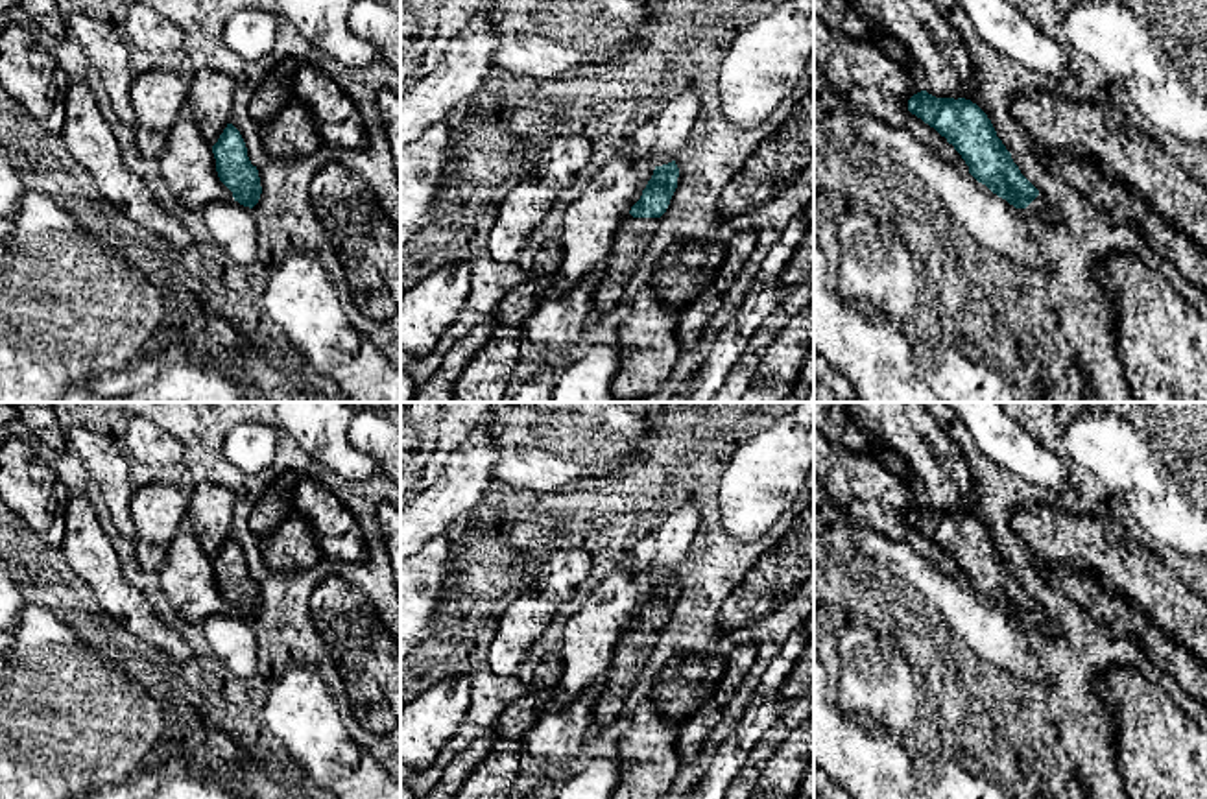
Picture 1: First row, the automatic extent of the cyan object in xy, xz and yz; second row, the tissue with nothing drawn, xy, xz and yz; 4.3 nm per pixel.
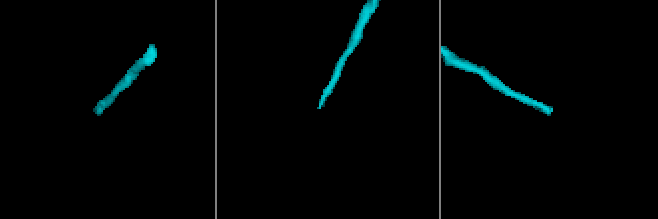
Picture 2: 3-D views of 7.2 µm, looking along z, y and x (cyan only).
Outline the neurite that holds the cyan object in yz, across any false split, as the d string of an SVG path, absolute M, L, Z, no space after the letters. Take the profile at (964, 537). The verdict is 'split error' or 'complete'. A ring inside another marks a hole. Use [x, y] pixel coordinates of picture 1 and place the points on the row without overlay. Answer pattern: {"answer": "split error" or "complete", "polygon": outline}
{"answer": "split error", "polygon": "M926 504L908 513L908 524L934 541L962 568L969 587L1017 624L1048 635L1048 613L1021 587L987 531L965 511L936 511Z"}

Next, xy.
{"answer": "complete", "polygon": "M227 537L218 555L212 559L220 594L233 605L234 614L253 622L262 607L257 579L247 570L240 544Z"}

